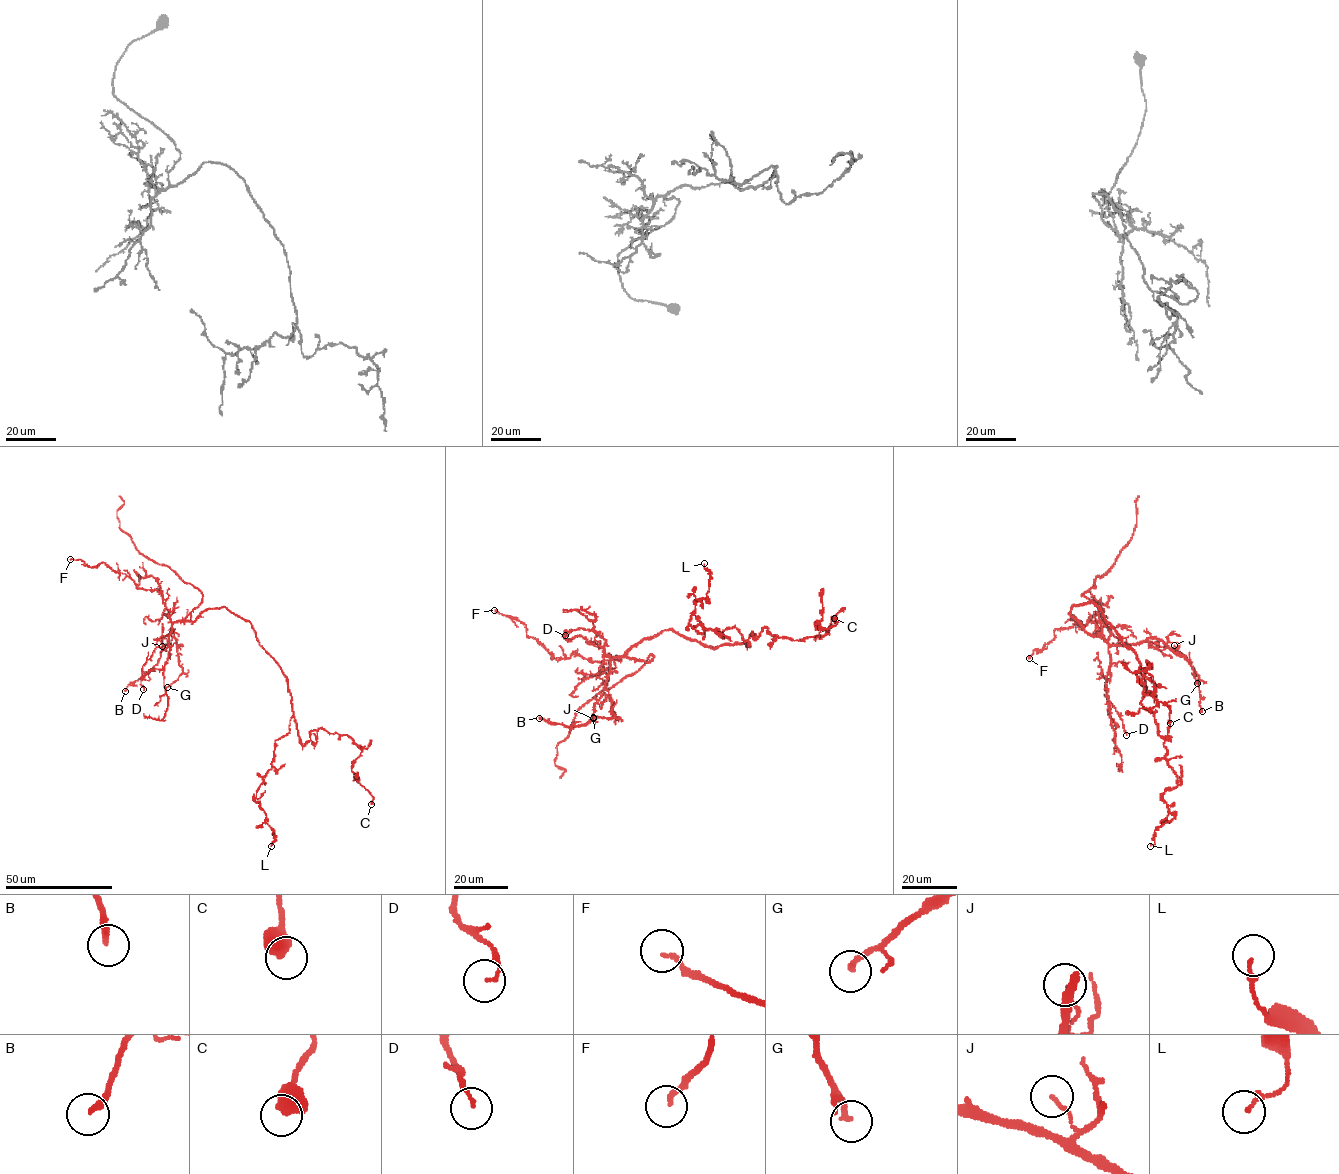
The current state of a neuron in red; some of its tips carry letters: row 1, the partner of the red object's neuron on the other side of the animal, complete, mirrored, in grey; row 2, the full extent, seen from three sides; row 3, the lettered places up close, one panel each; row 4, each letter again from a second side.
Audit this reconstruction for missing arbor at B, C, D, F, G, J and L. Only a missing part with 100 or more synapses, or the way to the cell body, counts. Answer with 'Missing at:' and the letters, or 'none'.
Missing at: none

